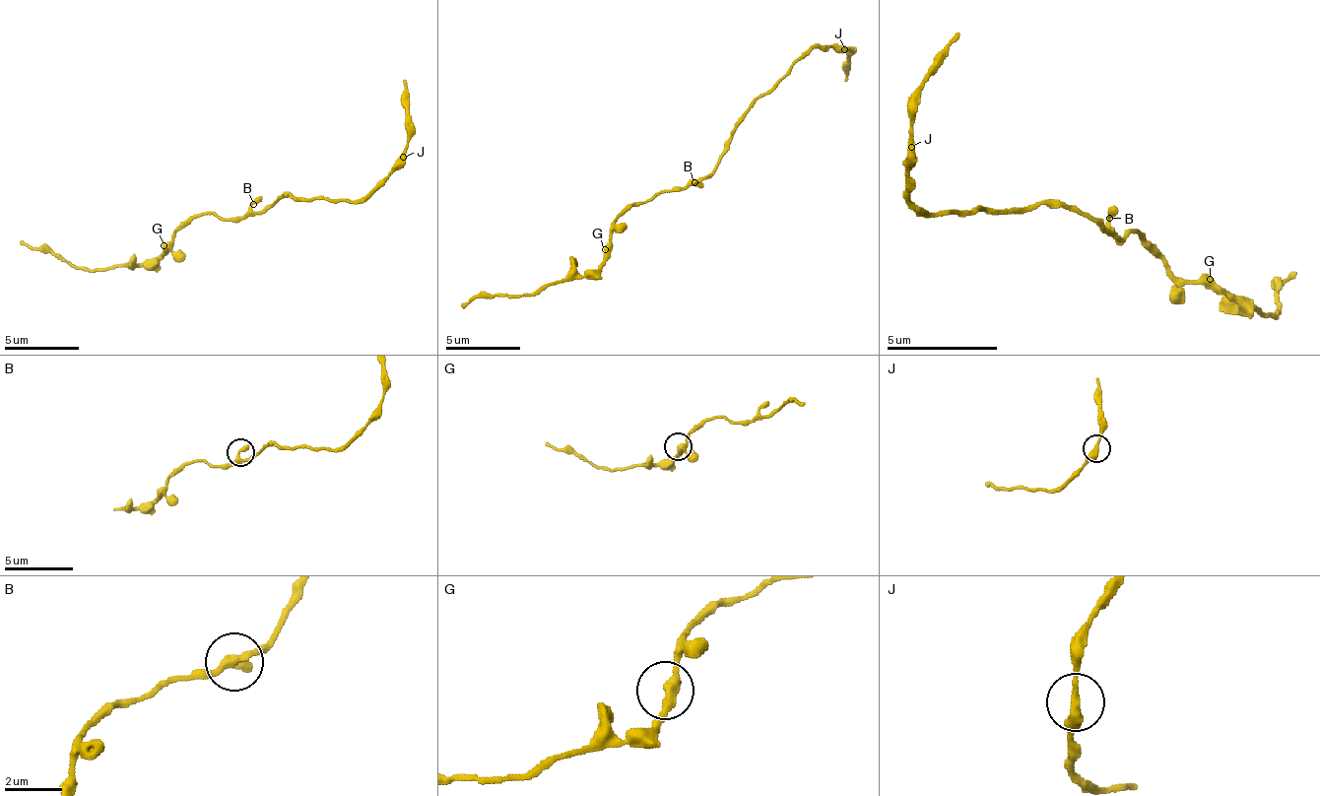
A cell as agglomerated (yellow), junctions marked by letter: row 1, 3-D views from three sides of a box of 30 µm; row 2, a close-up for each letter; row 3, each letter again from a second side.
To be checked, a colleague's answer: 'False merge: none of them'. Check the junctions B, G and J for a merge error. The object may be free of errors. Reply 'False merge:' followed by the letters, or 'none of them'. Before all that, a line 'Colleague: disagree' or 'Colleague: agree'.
Colleague: disagree
False merge: J

